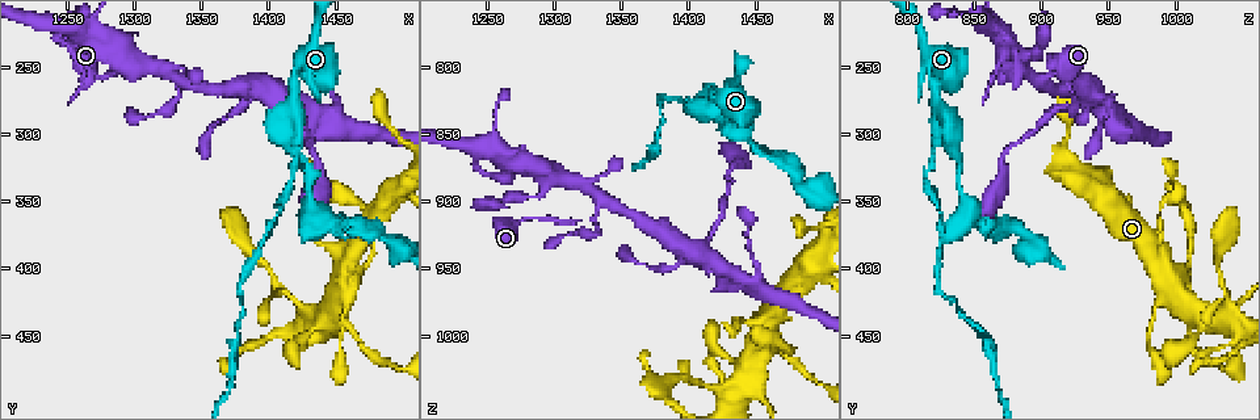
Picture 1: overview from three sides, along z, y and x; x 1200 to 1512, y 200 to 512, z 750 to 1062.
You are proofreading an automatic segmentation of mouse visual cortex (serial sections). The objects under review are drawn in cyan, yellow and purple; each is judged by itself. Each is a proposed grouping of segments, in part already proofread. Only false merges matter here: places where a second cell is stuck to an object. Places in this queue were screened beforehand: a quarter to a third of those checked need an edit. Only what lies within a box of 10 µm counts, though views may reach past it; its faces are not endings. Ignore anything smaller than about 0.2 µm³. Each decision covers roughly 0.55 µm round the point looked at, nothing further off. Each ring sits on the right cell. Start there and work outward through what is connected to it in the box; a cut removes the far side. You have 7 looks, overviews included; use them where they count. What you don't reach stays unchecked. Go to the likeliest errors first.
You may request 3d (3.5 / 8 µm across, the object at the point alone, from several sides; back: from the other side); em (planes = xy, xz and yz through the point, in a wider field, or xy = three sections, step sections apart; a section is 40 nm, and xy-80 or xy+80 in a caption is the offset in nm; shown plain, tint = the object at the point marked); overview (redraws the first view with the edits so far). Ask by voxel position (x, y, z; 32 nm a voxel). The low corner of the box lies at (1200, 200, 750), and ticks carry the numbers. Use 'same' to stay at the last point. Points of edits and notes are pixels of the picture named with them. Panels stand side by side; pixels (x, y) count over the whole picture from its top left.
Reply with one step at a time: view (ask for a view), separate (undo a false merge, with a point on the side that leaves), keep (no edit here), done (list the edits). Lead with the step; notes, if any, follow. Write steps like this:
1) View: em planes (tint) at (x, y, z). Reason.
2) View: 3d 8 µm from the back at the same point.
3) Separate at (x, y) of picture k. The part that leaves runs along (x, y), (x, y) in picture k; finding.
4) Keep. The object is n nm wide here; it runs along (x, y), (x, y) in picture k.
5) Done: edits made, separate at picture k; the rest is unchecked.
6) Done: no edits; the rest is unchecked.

View: 3d 3.5 µm at (1418, 300, 832). Side arm on a straight run.

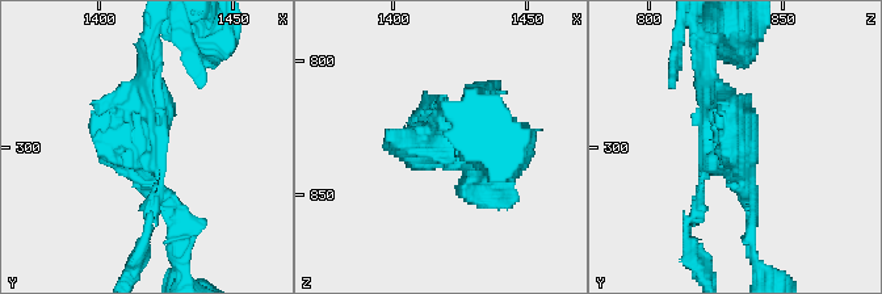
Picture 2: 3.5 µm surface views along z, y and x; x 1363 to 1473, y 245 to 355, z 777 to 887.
View: em xy step 1 (tint) at the same point.

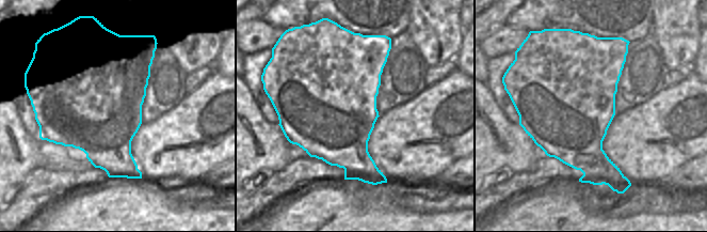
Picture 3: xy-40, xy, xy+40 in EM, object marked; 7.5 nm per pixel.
View: em xy step 5 (tint) at the same point. Another direction.

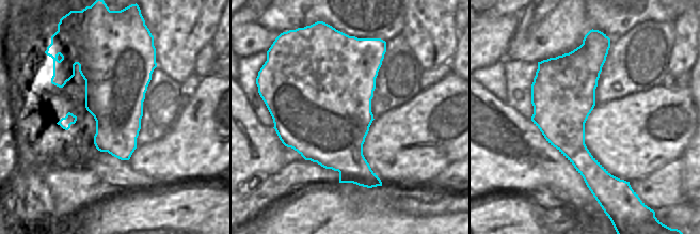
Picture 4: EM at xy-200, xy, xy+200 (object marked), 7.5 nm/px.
Keep. The object is 750 nm wide here; it runs along (708, 70), (751, 214) in picture 2; all the same cell.

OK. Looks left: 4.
View: 3d 3.5 µm at (1334, 258, 900). Three-way junction.

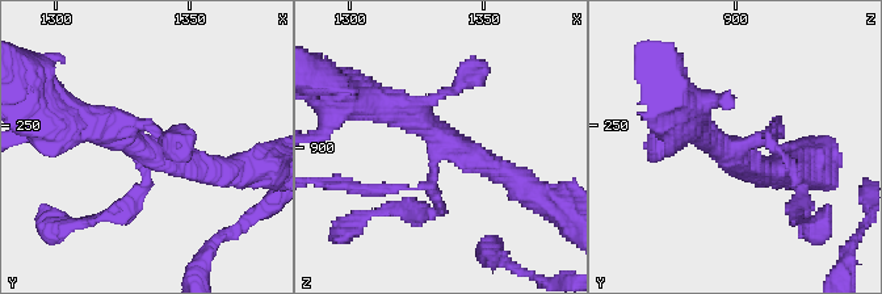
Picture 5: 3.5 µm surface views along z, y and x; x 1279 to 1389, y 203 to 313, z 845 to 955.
View: em xy step 3 (tint) at (1335, 260, 901).

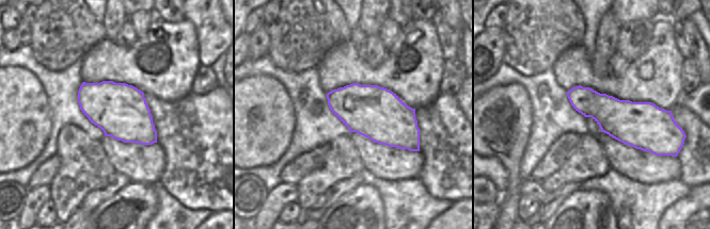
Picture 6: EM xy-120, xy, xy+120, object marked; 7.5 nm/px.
Keep. It runs along (99, 122), (227, 169) in picture 5; all the same cell.

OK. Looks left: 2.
View: 3d 3.5 µm at (1414, 276, 930). Sharp bend.

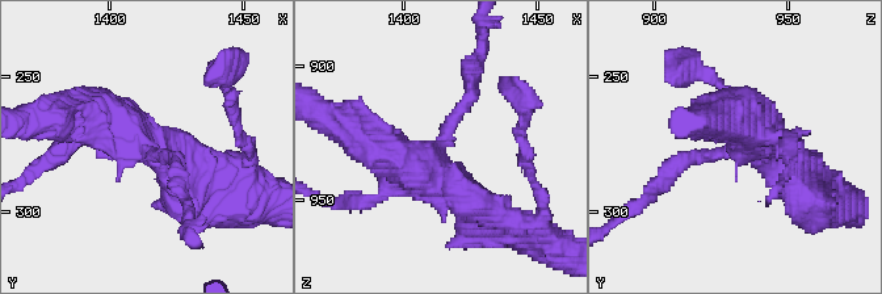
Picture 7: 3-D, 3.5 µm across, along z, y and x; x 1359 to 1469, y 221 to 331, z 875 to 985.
View: em xy step 1 (tint) at (1414, 277, 929).

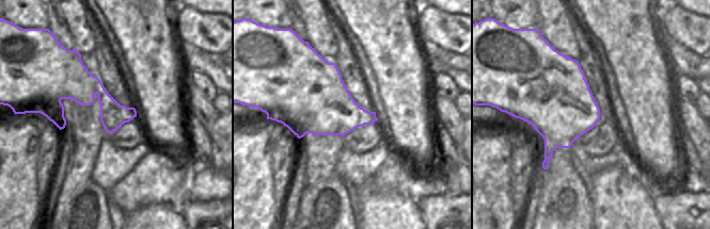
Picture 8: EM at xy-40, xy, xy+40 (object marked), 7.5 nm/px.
Keep. It runs along (351, 131), (484, 211) in picture 7; one cell here.

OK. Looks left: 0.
Done: no edits; the rest is unchecked.

